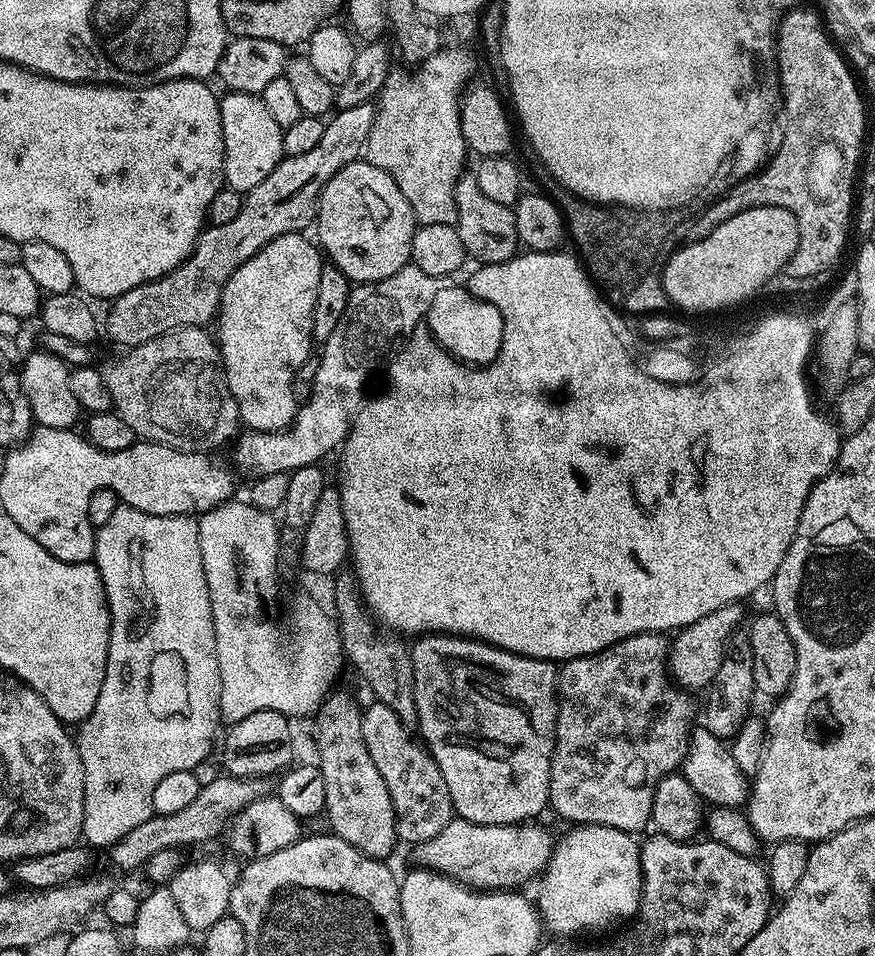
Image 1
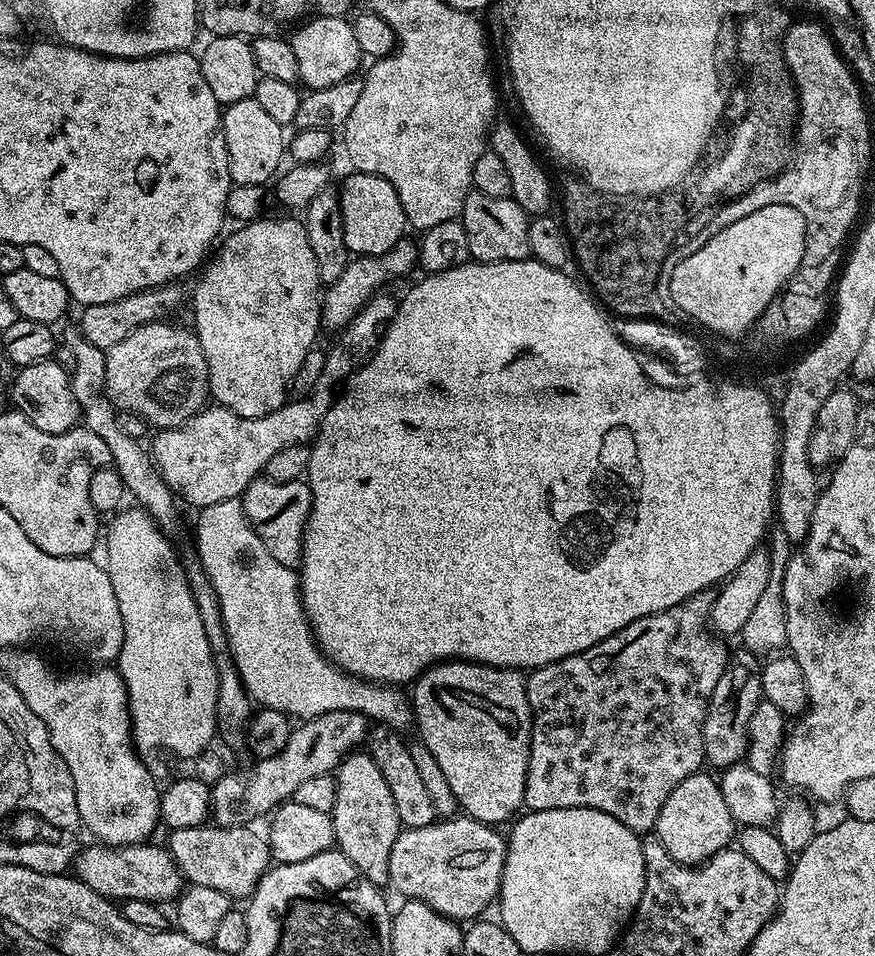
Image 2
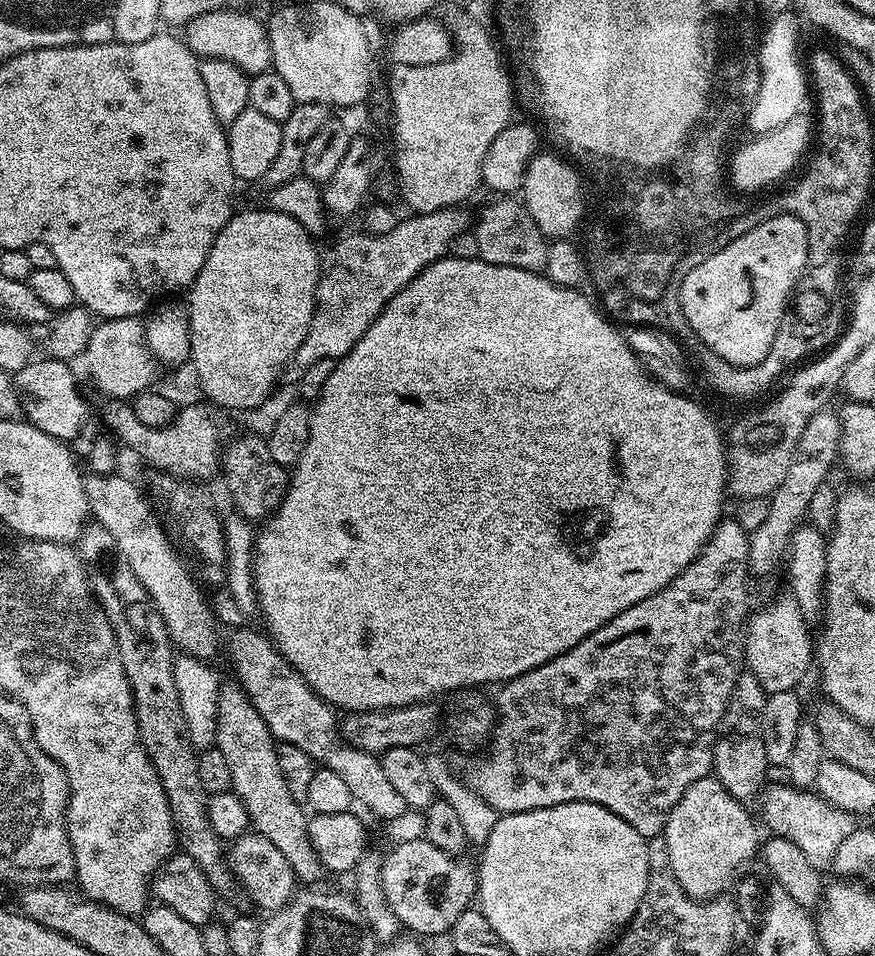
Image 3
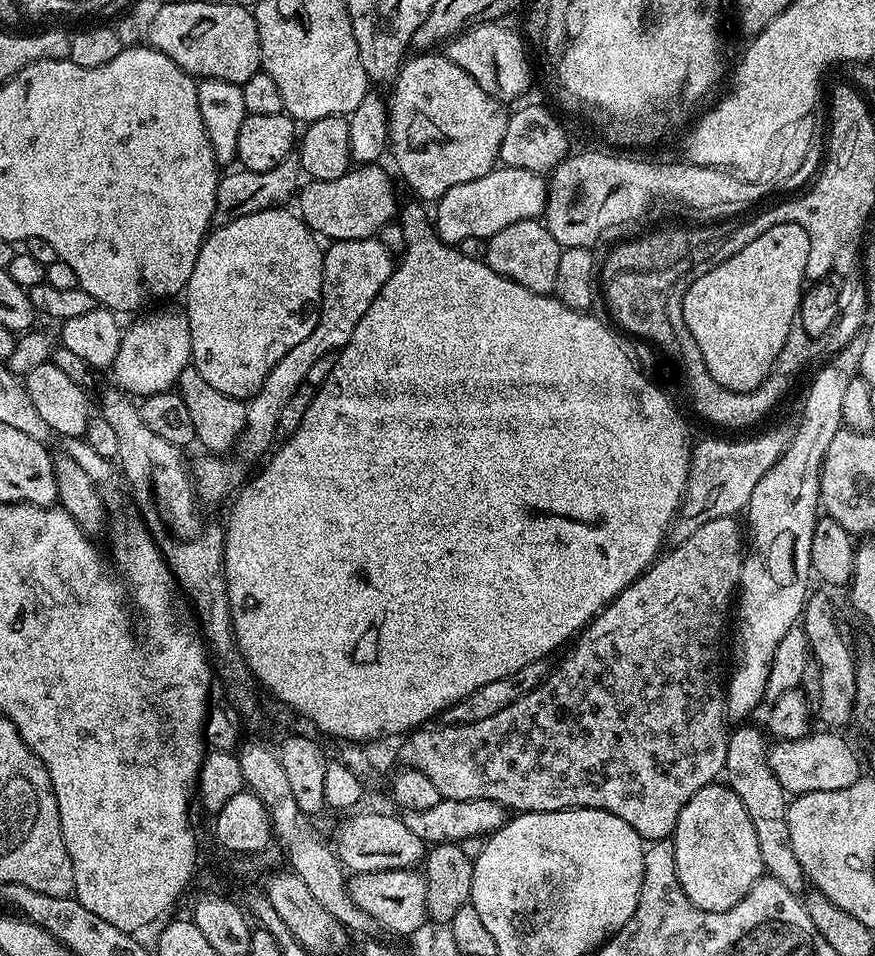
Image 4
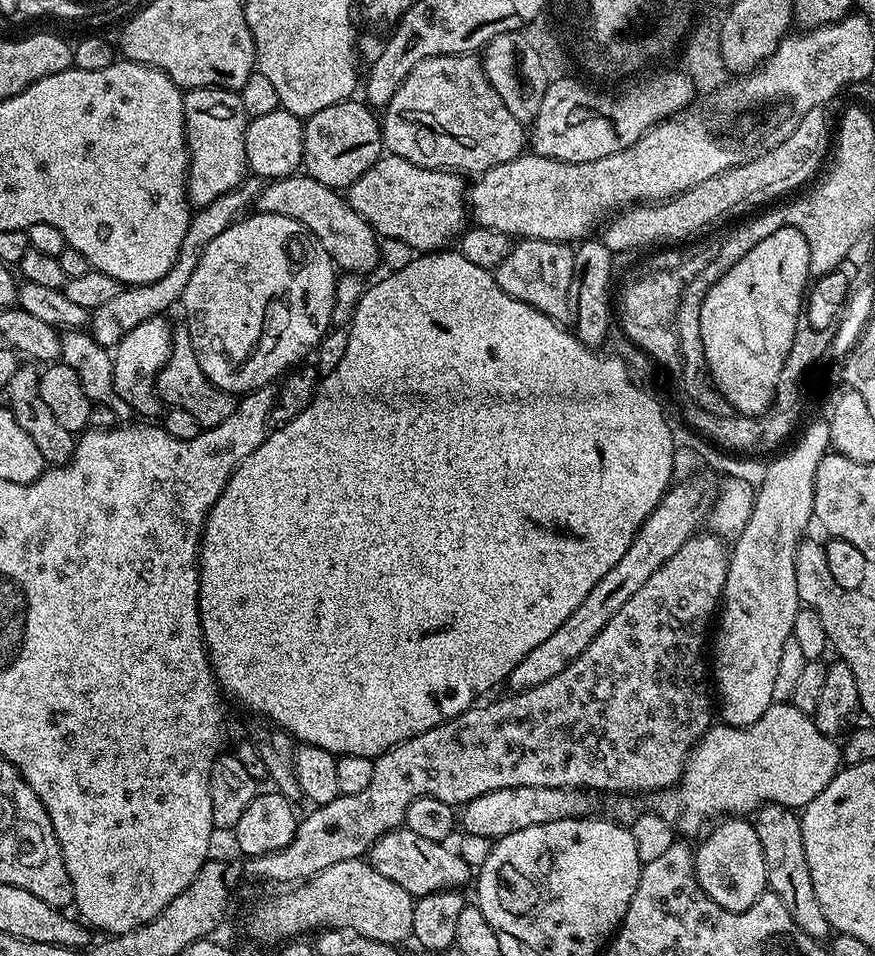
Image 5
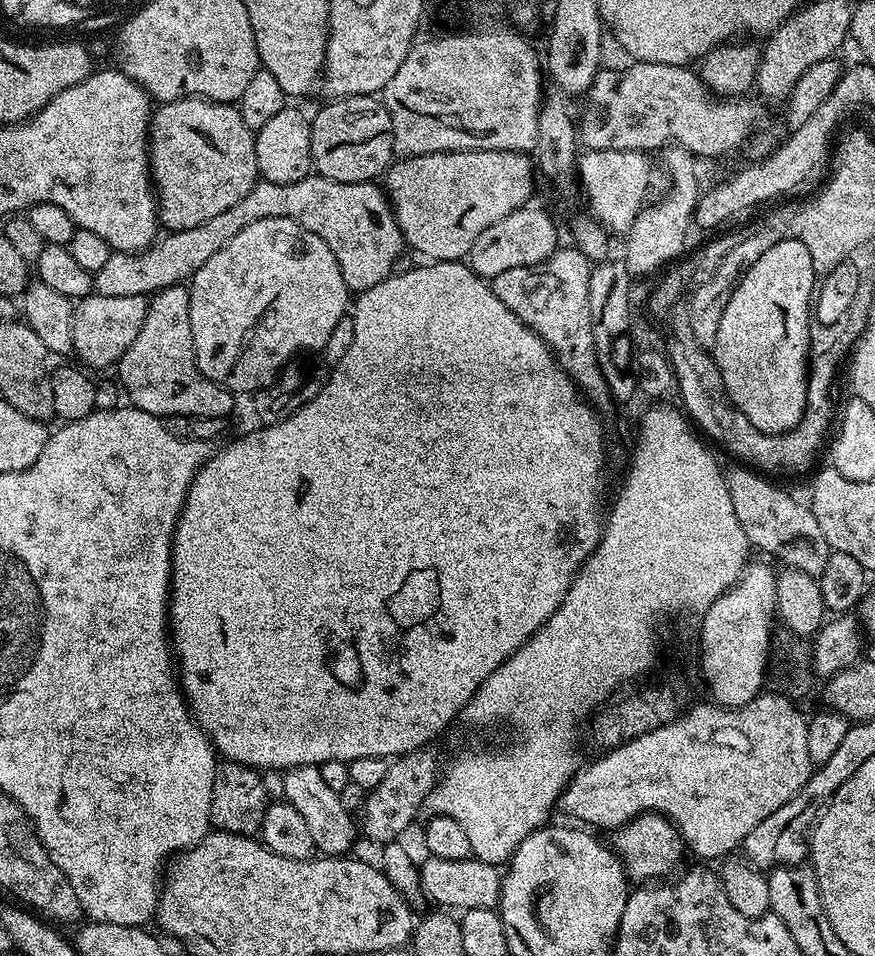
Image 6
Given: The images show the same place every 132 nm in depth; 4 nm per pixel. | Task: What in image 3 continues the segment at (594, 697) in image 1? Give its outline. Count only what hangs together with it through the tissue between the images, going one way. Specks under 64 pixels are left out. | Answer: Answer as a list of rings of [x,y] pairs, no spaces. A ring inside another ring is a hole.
[[[721,519],[696,560],[690,562],[688,569],[675,576],[661,592],[656,592],[650,598],[630,606],[630,610],[622,610],[622,614],[610,618],[610,622],[606,622],[606,626],[602,626],[598,630],[594,630],[594,634],[582,638],[582,642],[578,642],[578,646],[566,650],[566,654],[530,670],[518,678],[507,681],[499,689],[500,697],[494,700],[495,727],[490,733],[490,743],[487,745],[488,753],[485,756],[468,756],[460,770],[458,768],[458,776],[470,791],[488,802],[490,806],[494,806],[494,810],[498,814],[542,810],[550,806],[581,800],[597,804],[618,814],[618,818],[630,822],[630,826],[634,826],[634,830],[638,830],[638,834],[642,834],[645,838],[663,833],[666,822],[670,818],[674,806],[678,806],[682,794],[686,794],[686,790],[690,790],[690,786],[694,786],[694,782],[709,779],[720,723],[724,717],[726,706],[730,702],[730,694],[734,690],[736,679],[742,675],[742,665],[745,663],[745,625],[748,623],[750,615],[750,607],[748,608],[748,580],[750,581],[748,538],[750,532],[747,527],[744,529],[738,521],[728,519]]]

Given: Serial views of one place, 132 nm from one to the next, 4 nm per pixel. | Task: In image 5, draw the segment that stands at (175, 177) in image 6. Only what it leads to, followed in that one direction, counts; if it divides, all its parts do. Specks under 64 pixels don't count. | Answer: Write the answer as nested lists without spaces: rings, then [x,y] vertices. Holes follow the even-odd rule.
[[[189,88],[184,92],[184,129],[188,139],[188,203],[199,210],[246,179],[246,130],[250,117],[244,113],[239,91],[230,88]]]

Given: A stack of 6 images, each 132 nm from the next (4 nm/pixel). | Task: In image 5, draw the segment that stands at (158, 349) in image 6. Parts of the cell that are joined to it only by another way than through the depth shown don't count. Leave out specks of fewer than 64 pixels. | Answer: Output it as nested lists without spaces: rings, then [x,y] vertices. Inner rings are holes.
[[[180,326],[180,329],[177,327],[173,331],[172,352],[164,368],[156,376],[155,391],[159,393],[165,405],[190,410],[190,414],[198,418],[201,429],[213,428],[226,422],[226,418],[230,418],[230,414],[234,414],[236,409],[237,397],[231,392],[224,392],[218,386],[214,386],[206,378],[206,374],[202,374],[198,366],[198,358],[192,349],[192,339],[187,327],[184,326]]]

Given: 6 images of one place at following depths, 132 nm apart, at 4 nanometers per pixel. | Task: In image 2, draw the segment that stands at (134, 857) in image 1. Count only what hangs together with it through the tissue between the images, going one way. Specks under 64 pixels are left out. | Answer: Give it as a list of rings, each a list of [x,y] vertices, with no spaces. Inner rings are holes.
[[[334,710],[297,723],[278,754],[265,760],[257,759],[249,772],[225,771],[222,779],[211,785],[211,819],[221,828],[243,828],[256,822],[252,820],[259,816],[267,817],[281,804],[291,801],[302,782],[335,773],[337,766],[357,751],[369,736],[369,719],[350,710]]]

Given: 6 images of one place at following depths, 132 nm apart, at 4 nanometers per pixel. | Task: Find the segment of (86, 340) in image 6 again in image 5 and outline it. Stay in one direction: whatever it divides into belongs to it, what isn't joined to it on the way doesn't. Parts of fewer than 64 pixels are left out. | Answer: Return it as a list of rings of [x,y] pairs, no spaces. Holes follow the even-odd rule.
[[[246,178],[234,190],[222,194],[214,202],[199,209],[188,223],[186,238],[182,238],[182,246],[174,266],[170,266],[170,270],[165,276],[158,278],[158,282],[125,287],[117,296],[110,298],[110,302],[91,309],[91,336],[102,347],[109,350],[115,349],[116,345],[122,342],[123,336],[129,334],[130,330],[133,330],[139,323],[167,313],[166,310],[171,304],[179,305],[184,298],[186,282],[190,282],[190,274],[194,274],[194,270],[198,266],[198,258],[202,258],[204,248],[210,246],[210,242],[214,242],[214,238],[218,238],[218,234],[222,234],[222,230],[226,230],[230,225],[236,223],[255,205],[256,199],[260,197],[261,187],[259,179]]]

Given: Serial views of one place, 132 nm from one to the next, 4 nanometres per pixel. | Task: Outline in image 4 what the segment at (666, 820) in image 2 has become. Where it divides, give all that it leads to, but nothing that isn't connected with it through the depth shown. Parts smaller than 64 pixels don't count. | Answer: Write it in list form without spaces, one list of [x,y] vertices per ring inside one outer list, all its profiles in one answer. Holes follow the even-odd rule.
[[[713,782],[698,790],[698,794],[682,806],[670,839],[674,846],[678,882],[686,898],[690,898],[698,910],[725,912],[738,906],[750,886],[765,875],[750,814],[746,814],[742,798],[738,798],[727,783]]]

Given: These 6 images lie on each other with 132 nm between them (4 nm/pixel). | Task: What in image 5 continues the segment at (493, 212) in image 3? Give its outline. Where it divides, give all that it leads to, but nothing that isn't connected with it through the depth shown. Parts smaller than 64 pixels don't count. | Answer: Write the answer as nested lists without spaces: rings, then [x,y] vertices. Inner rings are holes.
[[[520,238],[511,245],[508,257],[494,269],[494,275],[498,286],[502,286],[510,298],[518,298],[518,302],[526,302],[526,306],[534,306],[534,310],[560,322],[567,312],[569,315],[574,300],[575,261],[576,248],[571,243]]]

